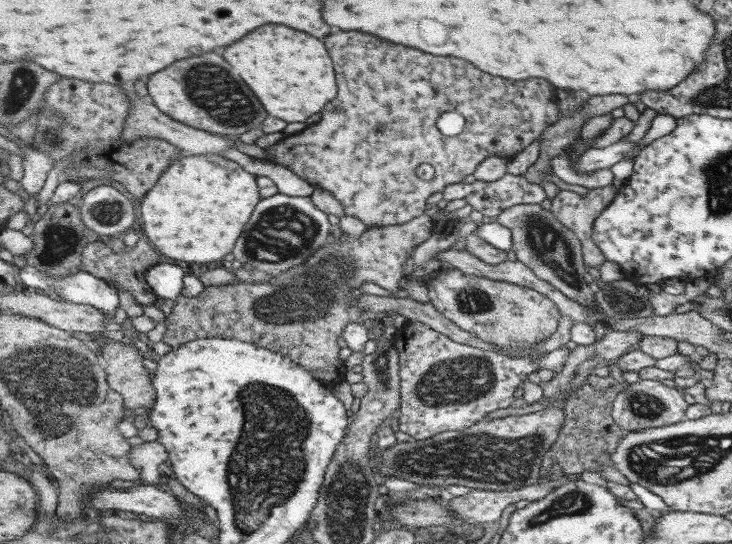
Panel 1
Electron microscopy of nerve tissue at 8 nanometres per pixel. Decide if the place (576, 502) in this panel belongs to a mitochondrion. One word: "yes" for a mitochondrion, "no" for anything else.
yes

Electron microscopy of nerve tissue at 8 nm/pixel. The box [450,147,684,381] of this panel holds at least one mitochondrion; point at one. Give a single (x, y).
(547, 242)

